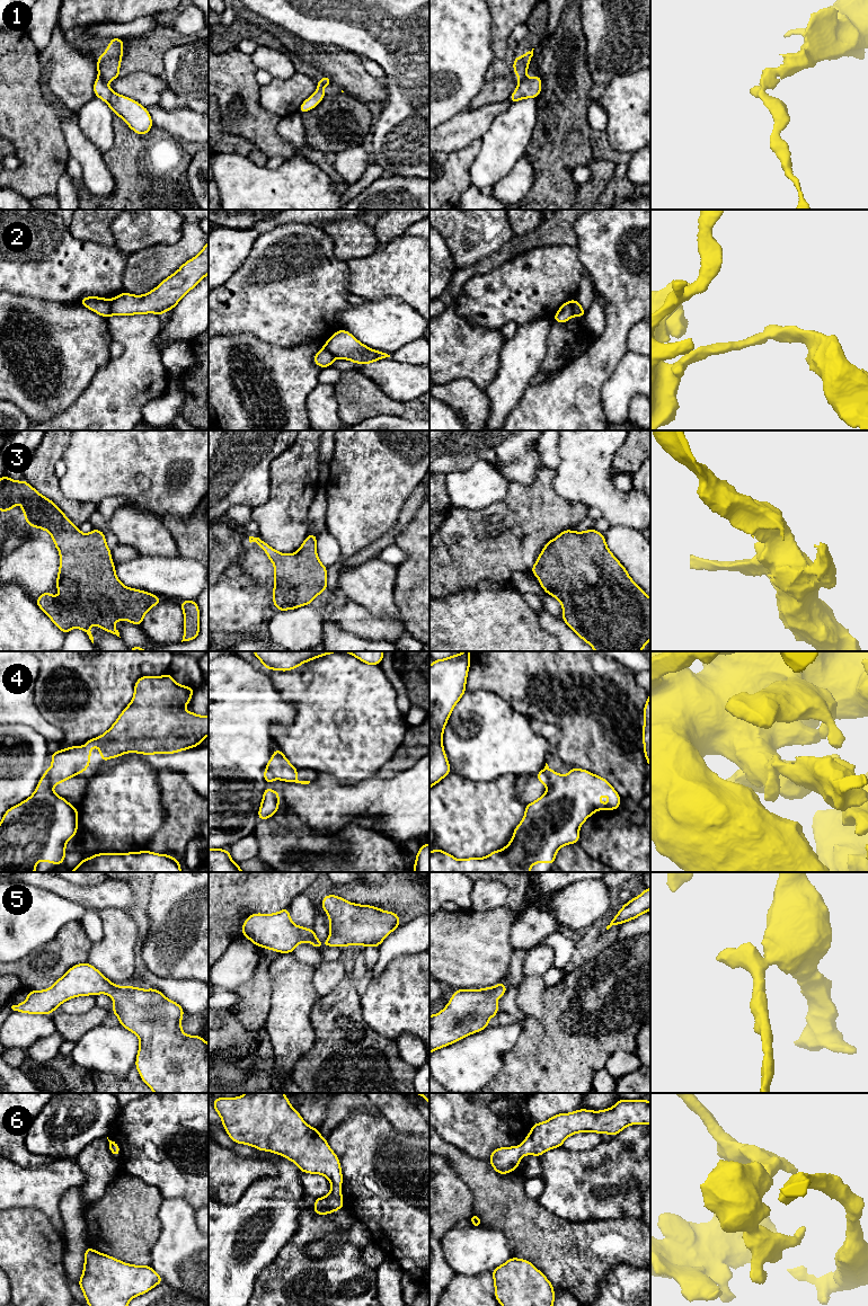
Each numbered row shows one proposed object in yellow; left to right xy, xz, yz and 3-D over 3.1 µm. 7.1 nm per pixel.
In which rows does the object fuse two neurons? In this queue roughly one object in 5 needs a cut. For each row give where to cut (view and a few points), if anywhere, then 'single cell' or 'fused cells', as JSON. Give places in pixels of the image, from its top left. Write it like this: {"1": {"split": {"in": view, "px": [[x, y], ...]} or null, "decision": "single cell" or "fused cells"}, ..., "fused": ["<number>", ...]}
{"1": {"split": {"in": "xy", "px": [[98, 77], [105, 83]]}, "decision": "fused cells"}, "2": {"split": {"in": "xy", "px": [[109, 300], [111, 314]]}, "decision": "fused cells"}, "3": {"split": null, "decision": "single cell"}, "4": {"split": {"in": "xy", "px": [[47, 770], [52, 785]]}, "decision": "fused cells"}, "5": {"split": null, "decision": "single cell"}, "6": {"split": null, "decision": "single cell"}, "fused": ["1", "2", "4"]}

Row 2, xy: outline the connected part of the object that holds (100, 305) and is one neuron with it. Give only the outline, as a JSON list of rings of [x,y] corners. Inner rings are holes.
[[[88,296],[80,300],[80,304],[100,314],[104,318],[110,316],[110,300],[98,296]]]

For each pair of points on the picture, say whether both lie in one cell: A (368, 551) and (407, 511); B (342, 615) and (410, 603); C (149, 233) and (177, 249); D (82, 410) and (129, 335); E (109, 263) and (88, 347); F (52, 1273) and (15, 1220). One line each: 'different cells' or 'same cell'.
A: same cell
B: different cells
C: different cells
D: same cell
E: different cells
F: same cell

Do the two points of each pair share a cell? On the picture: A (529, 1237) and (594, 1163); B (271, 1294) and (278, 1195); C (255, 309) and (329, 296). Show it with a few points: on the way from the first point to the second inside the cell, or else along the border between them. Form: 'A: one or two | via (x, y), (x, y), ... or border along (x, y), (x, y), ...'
A: two | border along (537, 1199), (558, 1216), (576, 1222)
B: two | border along (289, 1241), (258, 1276), (256, 1282)
C: one | via (273, 298), (311, 298)

